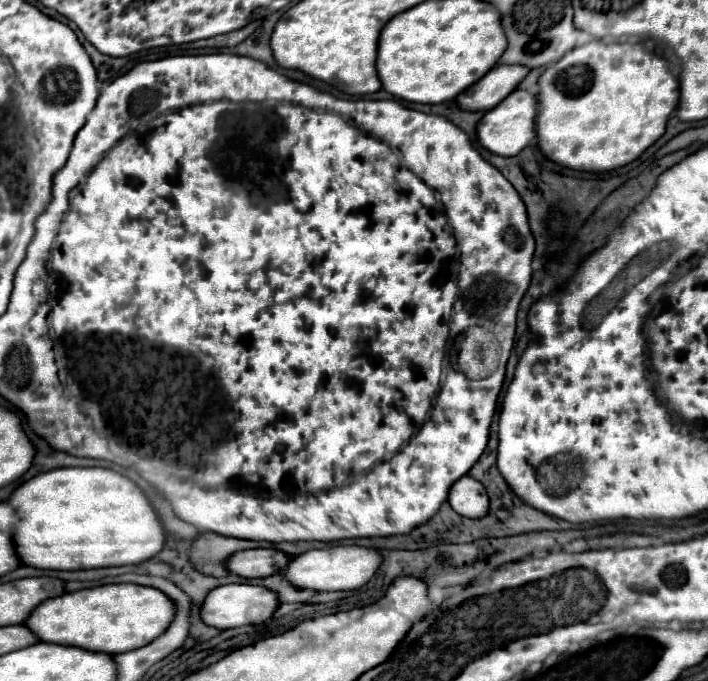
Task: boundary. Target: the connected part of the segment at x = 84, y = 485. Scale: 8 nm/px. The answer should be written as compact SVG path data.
M56 468L50 472L42 472L38 476L34 476L32 480L24 482L22 486L18 486L14 490L14 494L10 496L10 504L14 504L14 508L18 508L18 516L22 516L22 520L18 522L18 536L14 536L14 540L18 540L18 556L22 556L22 564L26 566L34 566L34 568L44 568L44 570L86 570L86 568L104 568L104 566L126 566L126 564L140 564L144 560L150 560L152 556L156 556L162 550L162 544L166 542L166 532L162 530L162 522L156 516L154 506L150 504L148 496L124 474L114 472L110 468Z

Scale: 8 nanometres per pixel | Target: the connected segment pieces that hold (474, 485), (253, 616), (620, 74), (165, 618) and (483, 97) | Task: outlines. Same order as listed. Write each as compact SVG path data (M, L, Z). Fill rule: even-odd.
M462 476L450 488L448 502L452 510L464 518L484 518L488 514L488 494L484 486L470 476Z
M226 584L214 588L202 606L202 620L208 626L226 630L226 628L238 628L238 626L248 626L248 624L262 624L270 620L280 606L280 596L274 590L268 590L264 586L254 586L254 584Z
M592 40L584 46L576 46L564 58L560 58L556 64L552 64L544 70L544 74L538 78L538 86L540 86L540 92L538 92L538 98L536 98L538 100L538 114L536 114L536 142L538 142L538 148L548 160L552 160L552 162L556 162L564 168L580 170L580 172L608 172L608 170L620 168L620 166L630 164L632 160L636 160L648 146L652 146L664 134L666 120L668 120L670 112L674 110L674 100L678 100L678 78L668 70L668 64L662 58L658 58L656 54L646 52L642 44L628 44L628 42L604 44L604 42Z
M106 584L78 592L66 592L54 600L46 600L26 622L44 642L82 646L88 650L122 654L156 640L174 620L174 600L158 588L138 584Z
M496 66L482 80L478 80L470 88L466 88L456 98L456 104L468 112L490 110L498 102L502 102L502 98L506 98L526 74L528 74L528 68Z

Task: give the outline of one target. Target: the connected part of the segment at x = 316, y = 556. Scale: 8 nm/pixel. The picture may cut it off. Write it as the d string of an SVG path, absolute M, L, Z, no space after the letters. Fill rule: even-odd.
M326 546L320 550L308 550L296 558L292 558L292 564L282 572L290 584L298 588L312 588L318 592L328 592L328 590L356 590L362 588L382 566L382 554L376 548L366 548L366 546Z

